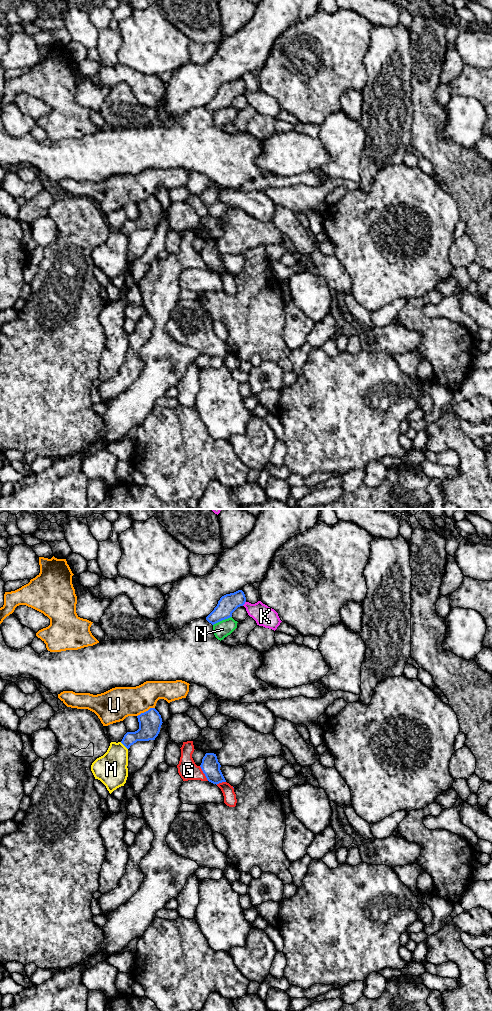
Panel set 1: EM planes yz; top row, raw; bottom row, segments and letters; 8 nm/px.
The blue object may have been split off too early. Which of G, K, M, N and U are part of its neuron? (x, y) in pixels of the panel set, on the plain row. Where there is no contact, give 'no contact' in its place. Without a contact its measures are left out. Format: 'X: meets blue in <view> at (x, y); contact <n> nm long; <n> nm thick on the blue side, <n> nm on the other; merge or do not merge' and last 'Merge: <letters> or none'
G: meets blue in yz at (203, 260); contact 140 nm long; 150 nm thick on the blue side, 160 nm on the other; do not merge
K: meets blue in yz at (244, 91); contact 50 nm long; 150 nm thick on the blue side, 160 nm on the other; do not merge
M: meets blue in yz at (124, 233); contact 90 nm long; 180 nm thick on the blue side, 260 nm on the other; do not merge
N: meets blue in yz at (222, 107); contact 170 nm long; 150 nm thick on the blue side, 140 nm on the other; do not merge
U: meets blue in yz at (146, 199); contact 160 nm long; 180 nm thick on the blue side, 260 nm on the other; do not merge
Merge: none

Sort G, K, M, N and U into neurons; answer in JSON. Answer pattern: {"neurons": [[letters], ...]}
{"neurons": [["G"], ["K"], ["M"], ["N"], ["U"]]}

